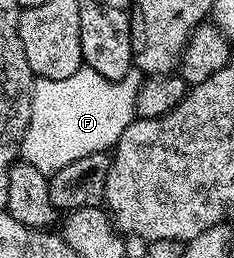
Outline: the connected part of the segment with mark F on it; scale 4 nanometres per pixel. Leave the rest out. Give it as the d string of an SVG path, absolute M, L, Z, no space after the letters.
M83 65L68 78L38 78L32 85L30 124L23 136L21 157L49 176L79 158L113 149L123 131L136 118L136 98L143 81L143 73L136 67L131 68L120 80L108 80L96 70L90 70L88 65Z

